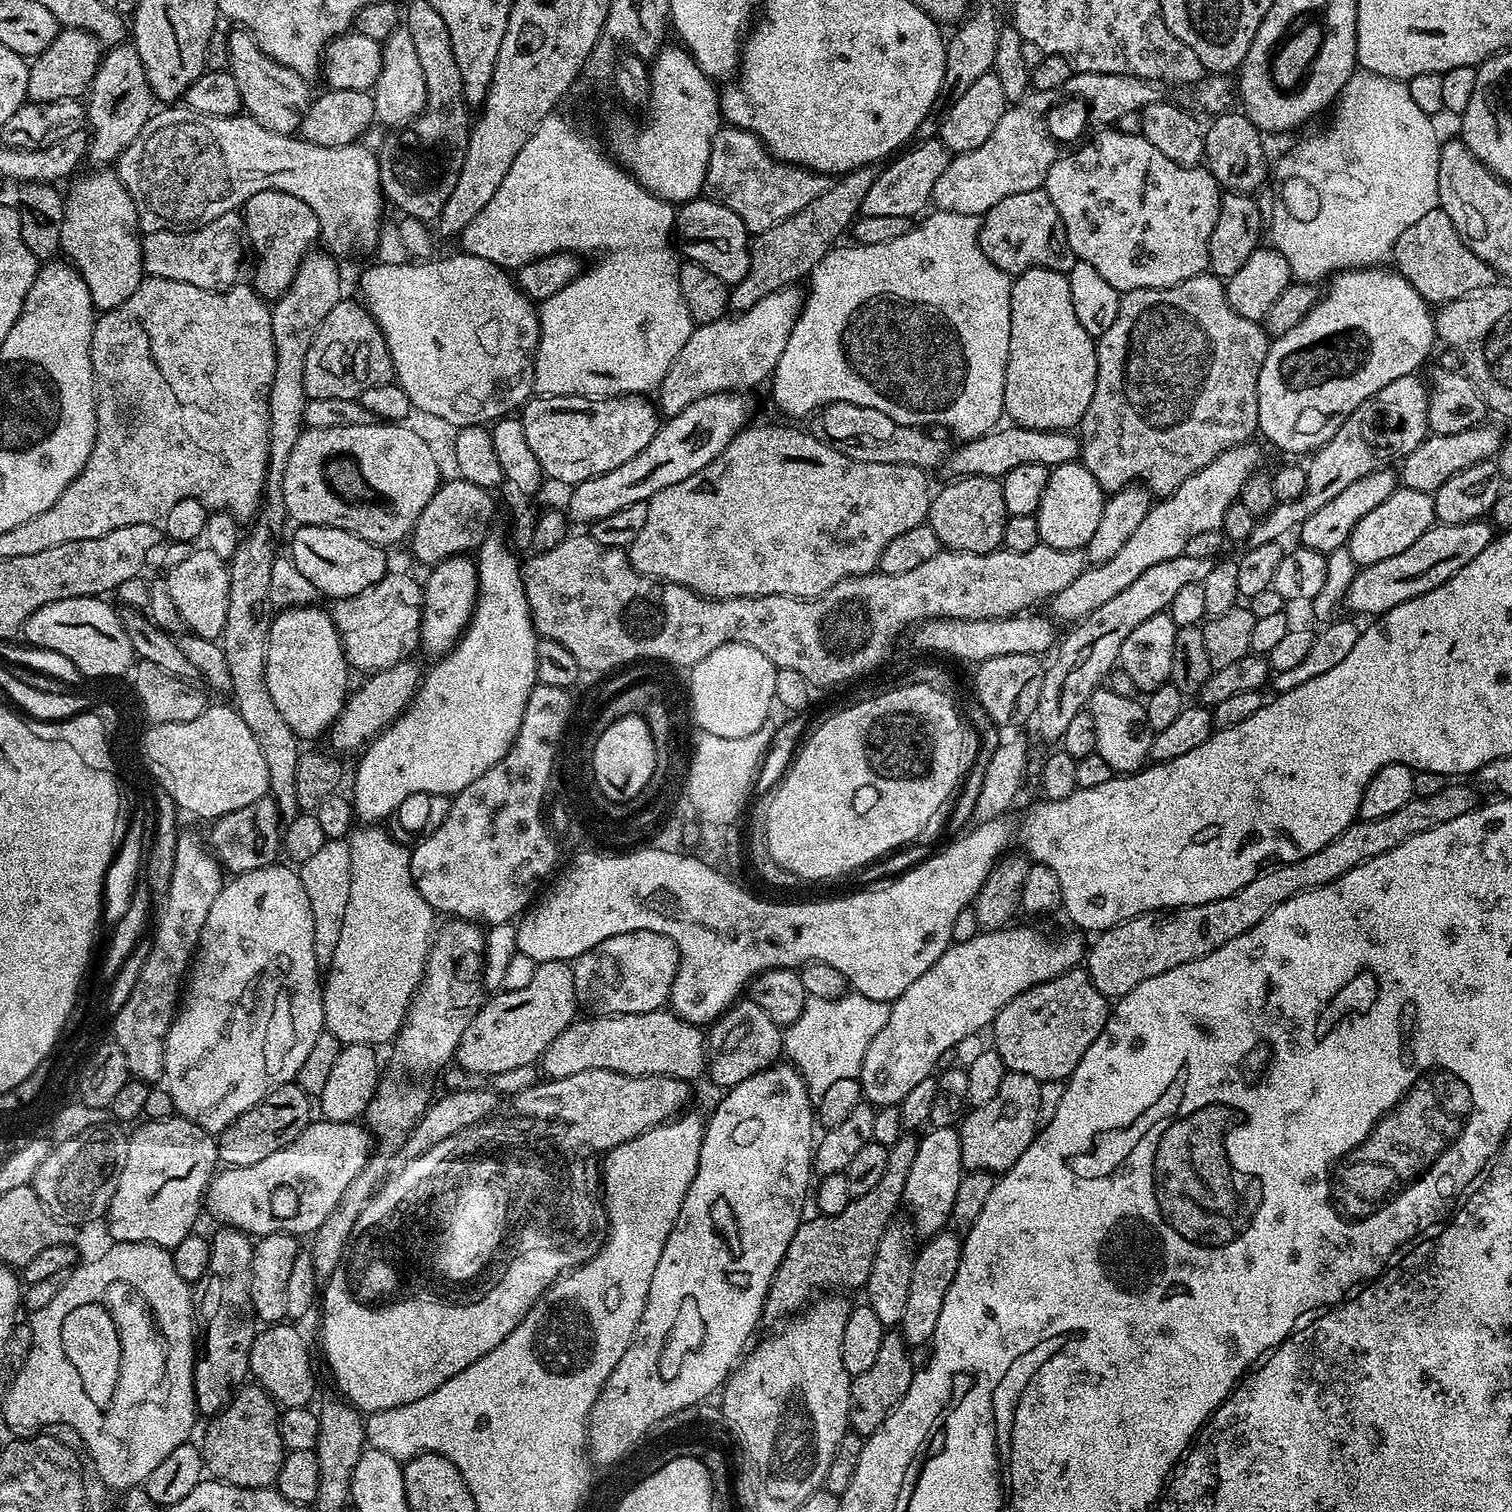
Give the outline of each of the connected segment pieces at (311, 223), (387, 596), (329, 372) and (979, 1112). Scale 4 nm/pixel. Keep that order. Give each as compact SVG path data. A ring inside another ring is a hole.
M262 190L254 194L242 206L244 236L247 247L256 255L256 265L252 268L251 287L264 297L265 301L275 302L294 282L294 274L298 274L298 266L305 256L313 251L320 240L318 218L314 218L314 210L302 202L302 198L294 198L294 194L286 194L282 190Z
M390 570L378 583L370 586L358 595L352 595L348 599L335 601L331 607L332 621L339 632L340 641L343 644L344 657L351 669L364 671L364 674L374 674L392 667L397 661L405 659L412 652L419 649L421 610L424 607L424 593L421 583L410 576Z
M340 299L334 310L322 318L322 326L318 326L310 342L310 354L306 354L306 394L309 400L346 398L359 401L361 394L373 386L393 383L396 371L386 338L363 303L353 300Z
M1005 1071L998 1094L986 1102L986 1106L972 1108L958 1125L962 1142L962 1162L965 1169L973 1172L1003 1174L1022 1158L1026 1146L1036 1137L1041 1127L1038 1118L1038 1094L1041 1081L1030 1074Z

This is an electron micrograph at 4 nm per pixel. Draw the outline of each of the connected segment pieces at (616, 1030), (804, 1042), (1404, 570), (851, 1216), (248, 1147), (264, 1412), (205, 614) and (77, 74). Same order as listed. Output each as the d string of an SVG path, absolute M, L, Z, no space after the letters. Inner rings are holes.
M671 1010L584 1019L588 1020L577 1019L550 1042L538 1061L545 1077L557 1080L591 1068L620 1072L624 1076L669 1076L685 1082L705 1075L708 1067L705 1029Z
M855 990L837 1000L809 996L802 1014L798 1014L796 1021L783 1029L783 1055L800 1072L813 1101L820 1100L826 1089L838 1082L838 1078L859 1077L864 1048L870 1046L874 1034L886 1026L891 1009L889 1001L871 1000Z
M1487 519L1471 520L1461 524L1433 524L1410 550L1402 550L1402 554L1394 554L1394 558L1385 558L1382 562L1365 564L1345 592L1343 607L1348 607L1357 617L1375 618L1383 612L1394 610L1394 606L1402 606L1402 602L1410 602L1410 598L1418 598L1438 586L1442 586L1462 566L1474 562L1486 546L1494 538L1494 528Z
M912 1134L901 1135L897 1143L888 1148L886 1170L882 1173L882 1179L872 1189L866 1190L866 1194L861 1196L854 1196L846 1206L846 1210L842 1210L842 1214L833 1216L816 1214L813 1215L813 1220L805 1219L801 1223L794 1238L790 1238L790 1246L786 1246L786 1254L770 1282L770 1290L764 1299L762 1320L765 1325L767 1323L779 1325L795 1316L817 1295L817 1293L815 1294L816 1288L828 1288L824 1290L863 1289L867 1285L870 1266L874 1262L878 1250L878 1242L882 1238L886 1226L897 1215L896 1207L898 1209L901 1207L906 1190L906 1178L910 1178L910 1166L914 1166L914 1154L918 1154L917 1137Z
M293 1082L275 1088L266 1099L255 1104L250 1110L246 1110L246 1114L239 1116L233 1124L226 1126L224 1132L219 1133L216 1146L219 1163L230 1168L254 1166L254 1162L262 1162L262 1158L270 1158L270 1154L274 1154L274 1150L282 1150L286 1146L290 1146L290 1142L294 1142L298 1138L298 1134L302 1134L302 1130L308 1128L313 1116L313 1101L304 1093L299 1084Z
M244 1386L237 1391L231 1402L220 1413L207 1421L208 1429L204 1432L204 1467L207 1475L223 1484L233 1484L239 1488L266 1488L275 1485L278 1470L282 1466L286 1449L280 1437L280 1415L278 1405L263 1388Z
M197 547L190 554L190 558L186 558L178 566L167 569L166 583L183 627L191 635L219 641L226 626L226 606L230 606L230 574L226 561L218 558L214 550Z
M61 28L50 46L28 66L28 100L34 104L58 102L62 98L80 100L92 86L92 79L102 59L102 45L89 32Z

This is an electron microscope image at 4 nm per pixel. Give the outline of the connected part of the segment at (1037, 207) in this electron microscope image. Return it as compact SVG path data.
M1043 188L1010 194L1010 198L1002 198L1002 202L984 213L980 222L980 245L982 254L998 270L1013 278L1031 268L1049 268L1066 274L1077 261L1066 238L1066 226L1062 226L1062 218L1058 218L1058 210L1054 210L1054 202L1050 202Z

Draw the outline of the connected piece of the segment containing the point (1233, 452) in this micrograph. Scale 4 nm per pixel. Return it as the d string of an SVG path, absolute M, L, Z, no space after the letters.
M1253 443L1236 445L1202 466L1202 470L1198 470L1190 478L1186 478L1186 482L1182 482L1182 486L1178 486L1170 495L1157 499L1146 518L1142 518L1138 530L1134 530L1134 534L1126 538L1122 550L1118 550L1118 554L1114 554L1110 562L1085 567L1084 572L1078 574L1078 578L1074 578L1070 586L1066 586L1066 590L1052 597L1051 615L1057 621L1083 620L1094 610L1098 610L1098 606L1103 606L1121 590L1126 590L1126 586L1131 586L1141 574L1146 574L1150 566L1158 566L1158 562L1170 562L1170 558L1183 556L1186 542L1190 542L1190 538L1206 530L1222 529L1222 518L1226 510L1230 510L1230 506L1239 501L1242 486L1246 486L1246 478L1257 471L1261 465L1259 462L1260 452Z

